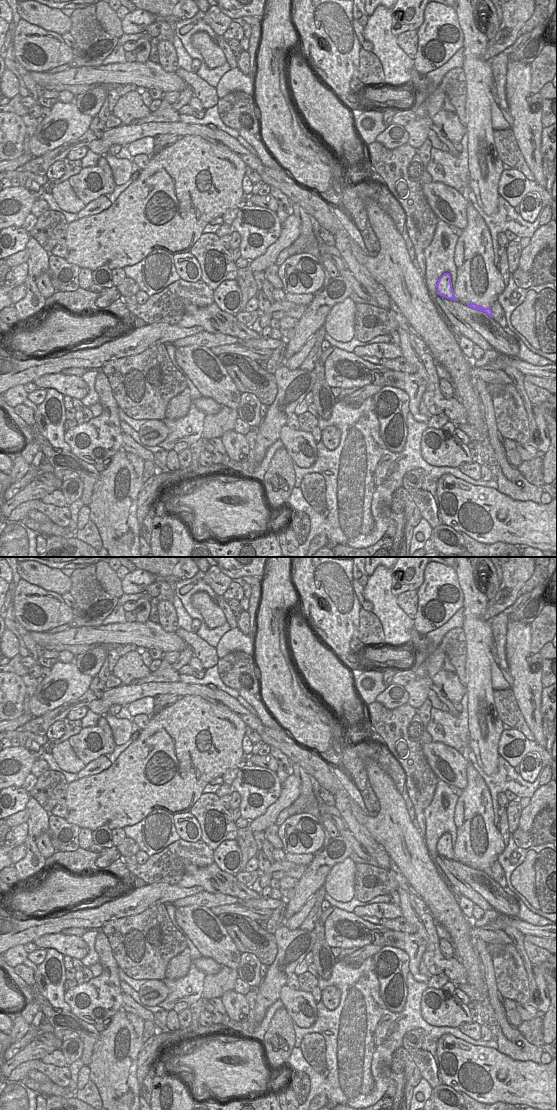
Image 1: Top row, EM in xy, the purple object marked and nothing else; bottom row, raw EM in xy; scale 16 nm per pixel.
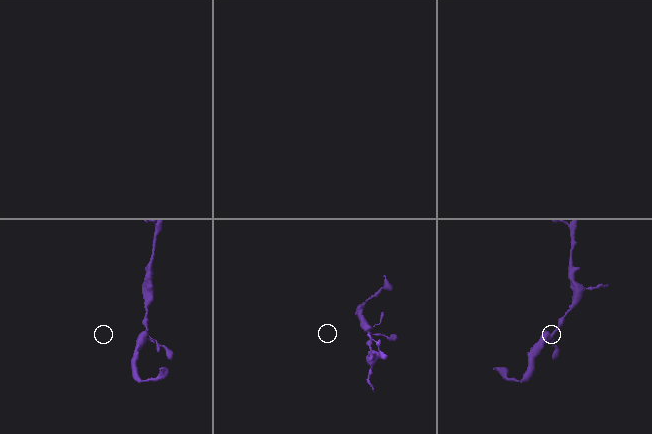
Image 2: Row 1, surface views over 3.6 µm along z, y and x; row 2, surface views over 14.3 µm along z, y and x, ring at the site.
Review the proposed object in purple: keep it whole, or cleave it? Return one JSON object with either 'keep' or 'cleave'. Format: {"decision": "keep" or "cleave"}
{"decision": "keep"}

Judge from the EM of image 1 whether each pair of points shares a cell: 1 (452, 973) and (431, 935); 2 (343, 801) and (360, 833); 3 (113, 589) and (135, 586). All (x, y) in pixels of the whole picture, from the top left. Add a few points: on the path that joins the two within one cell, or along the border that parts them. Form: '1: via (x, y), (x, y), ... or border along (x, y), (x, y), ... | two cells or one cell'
1: via (443, 964), (432, 953), (432, 944) | one cell
2: via (345, 809), (346, 815), (353, 825) | one cell
3: border along (120, 580), (123, 592) | two cells

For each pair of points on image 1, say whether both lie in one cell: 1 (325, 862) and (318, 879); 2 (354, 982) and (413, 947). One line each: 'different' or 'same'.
1: same
2: different

